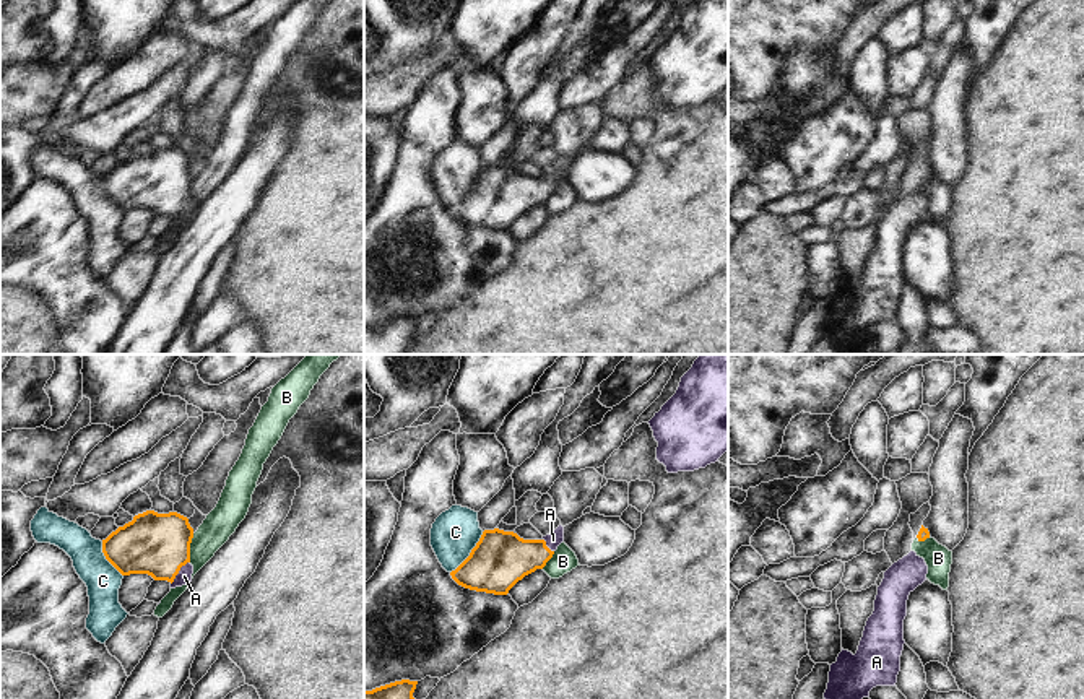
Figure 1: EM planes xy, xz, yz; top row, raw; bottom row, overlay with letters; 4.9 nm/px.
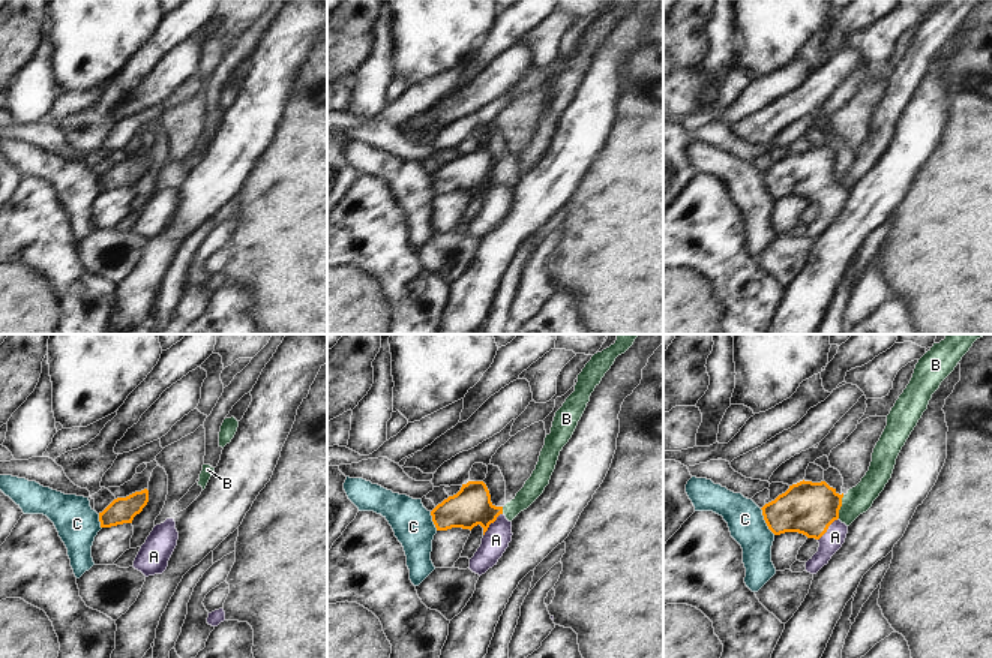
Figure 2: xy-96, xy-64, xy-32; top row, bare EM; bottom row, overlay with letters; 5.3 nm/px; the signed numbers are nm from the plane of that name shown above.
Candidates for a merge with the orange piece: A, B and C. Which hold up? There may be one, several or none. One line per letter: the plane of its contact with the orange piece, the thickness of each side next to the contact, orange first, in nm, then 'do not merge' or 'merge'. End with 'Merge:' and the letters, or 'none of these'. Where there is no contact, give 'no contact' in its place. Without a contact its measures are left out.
A: contact in xy; calibres 300 and 70 nm; merge
B: contact in xy; calibres 300 and 160 nm; do not merge
C: contact in xz; calibres 280 and 240 nm; do not merge
Merge: A

